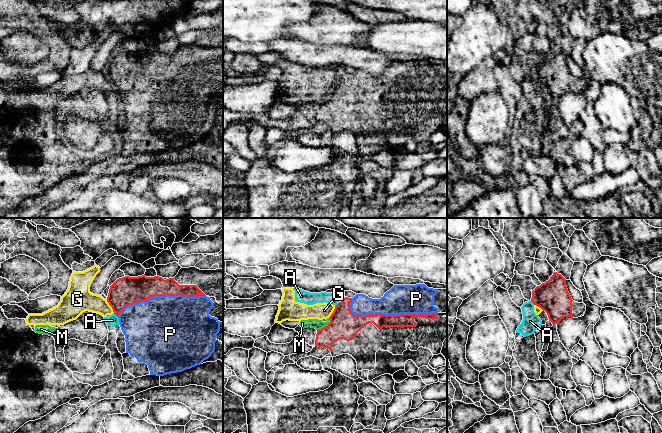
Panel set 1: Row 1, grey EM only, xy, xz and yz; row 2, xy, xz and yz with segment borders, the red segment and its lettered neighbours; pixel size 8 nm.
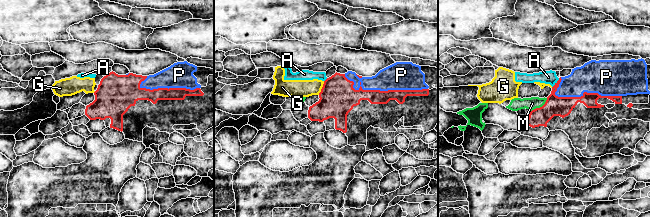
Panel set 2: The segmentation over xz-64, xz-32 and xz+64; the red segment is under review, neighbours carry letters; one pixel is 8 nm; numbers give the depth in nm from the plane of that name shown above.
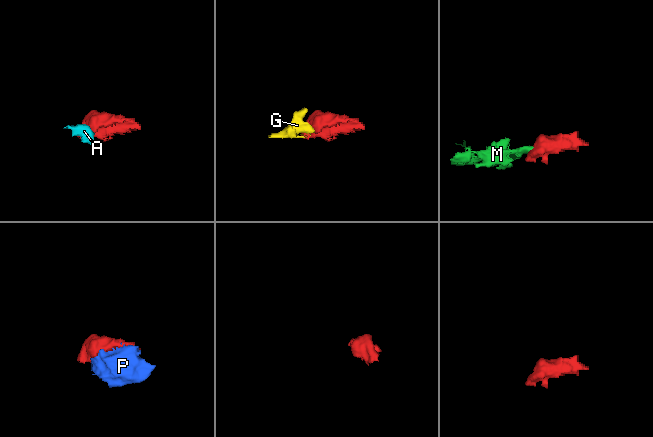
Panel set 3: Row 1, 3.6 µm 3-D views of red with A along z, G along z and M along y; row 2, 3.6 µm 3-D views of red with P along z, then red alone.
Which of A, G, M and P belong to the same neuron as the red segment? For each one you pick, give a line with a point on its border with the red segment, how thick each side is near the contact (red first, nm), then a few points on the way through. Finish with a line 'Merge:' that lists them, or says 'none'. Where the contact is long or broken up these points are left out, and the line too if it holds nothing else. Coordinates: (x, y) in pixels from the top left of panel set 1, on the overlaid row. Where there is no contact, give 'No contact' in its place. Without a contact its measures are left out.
P: Touches red at xz (391, 315). Thickness 110 nm (red) against 240 nm
Merge: P

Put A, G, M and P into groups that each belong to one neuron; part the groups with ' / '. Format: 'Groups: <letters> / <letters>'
Groups: A G M / P

